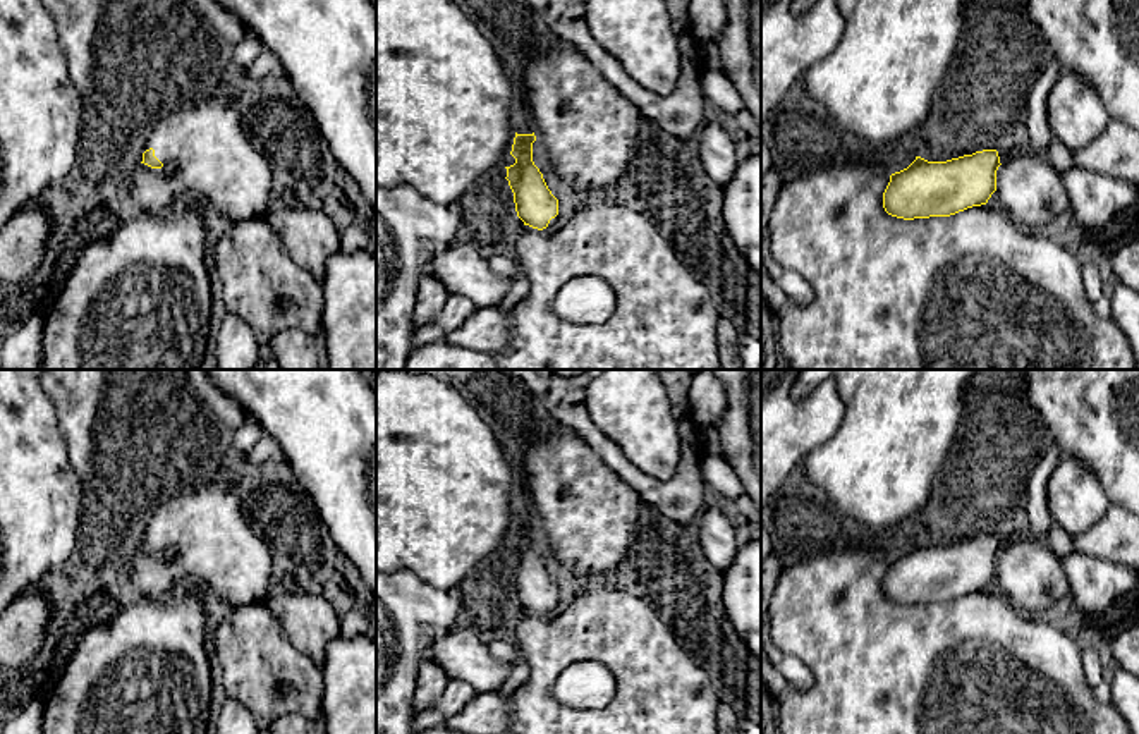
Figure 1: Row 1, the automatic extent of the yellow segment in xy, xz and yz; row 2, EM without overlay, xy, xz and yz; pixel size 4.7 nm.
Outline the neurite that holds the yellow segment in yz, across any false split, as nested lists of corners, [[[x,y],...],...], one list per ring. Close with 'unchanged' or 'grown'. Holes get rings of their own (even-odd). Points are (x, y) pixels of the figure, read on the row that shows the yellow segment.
[[[983,150],[947,162],[916,156],[907,168],[890,175],[883,193],[883,208],[888,215],[904,220],[950,217],[986,205],[993,193],[1015,223],[1046,225],[1070,210],[1062,174],[1048,156],[1029,151],[1002,163],[996,150]]] | grown

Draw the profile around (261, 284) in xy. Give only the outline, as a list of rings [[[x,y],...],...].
[[[265,217],[234,222],[216,237],[213,256],[227,311],[251,327],[259,346],[285,328],[323,337],[323,285],[289,256]]]

